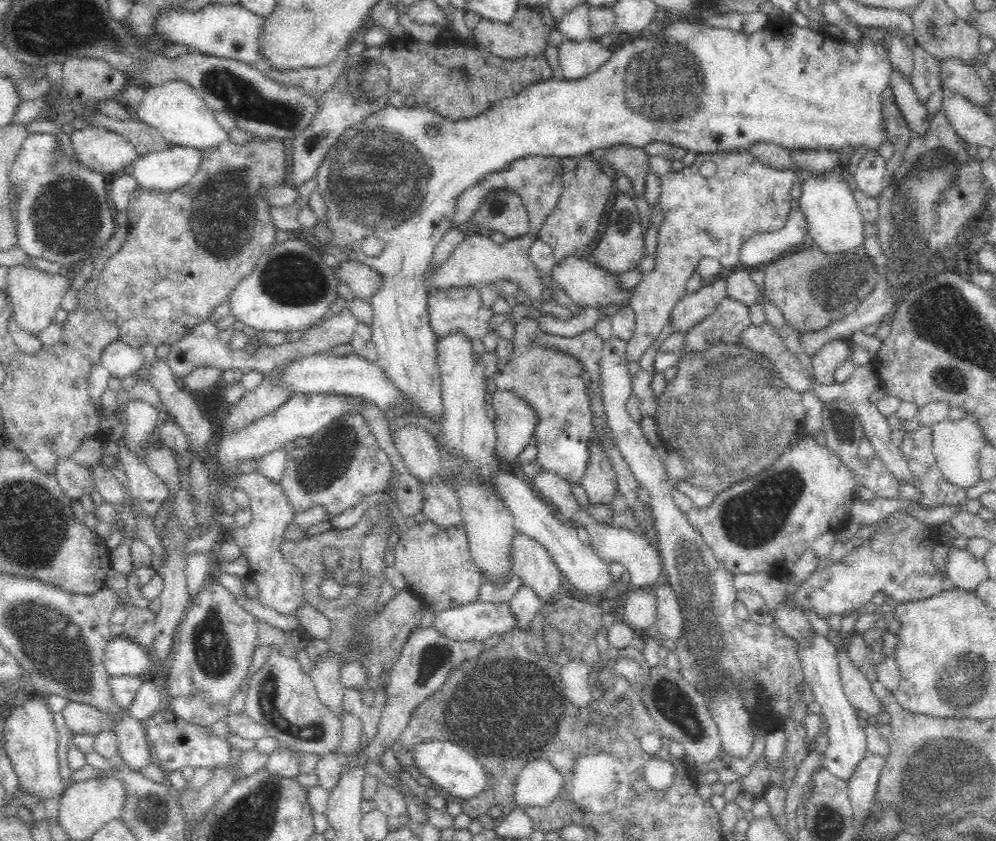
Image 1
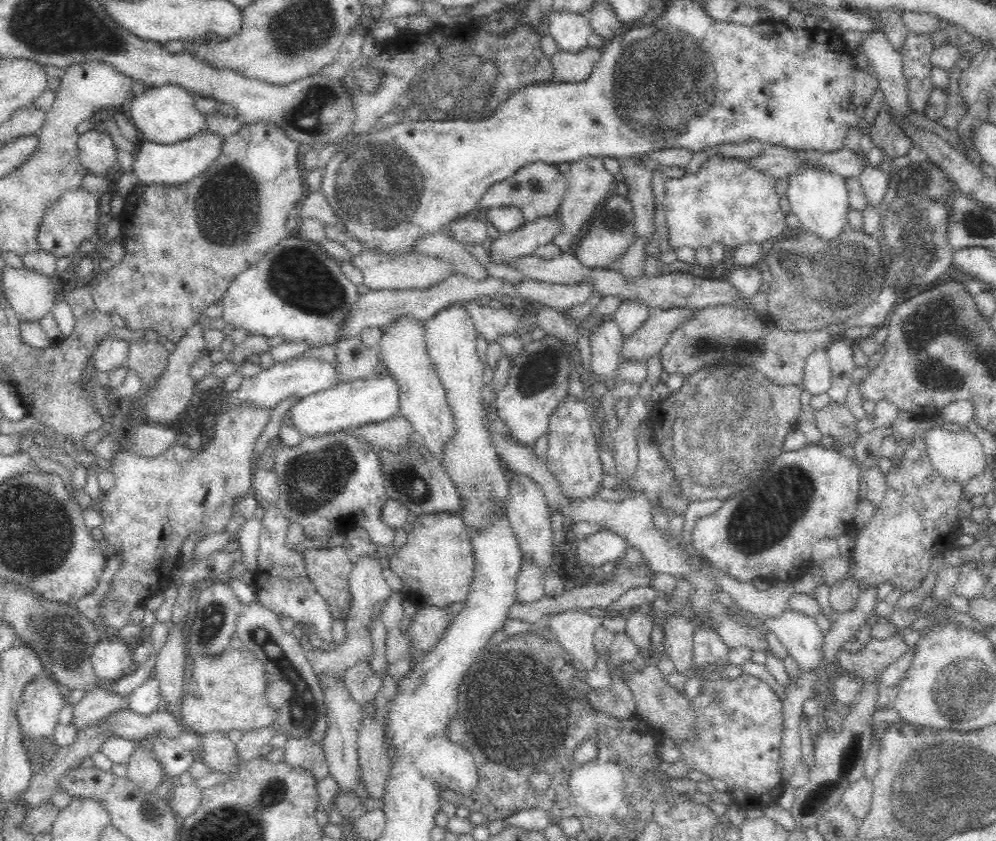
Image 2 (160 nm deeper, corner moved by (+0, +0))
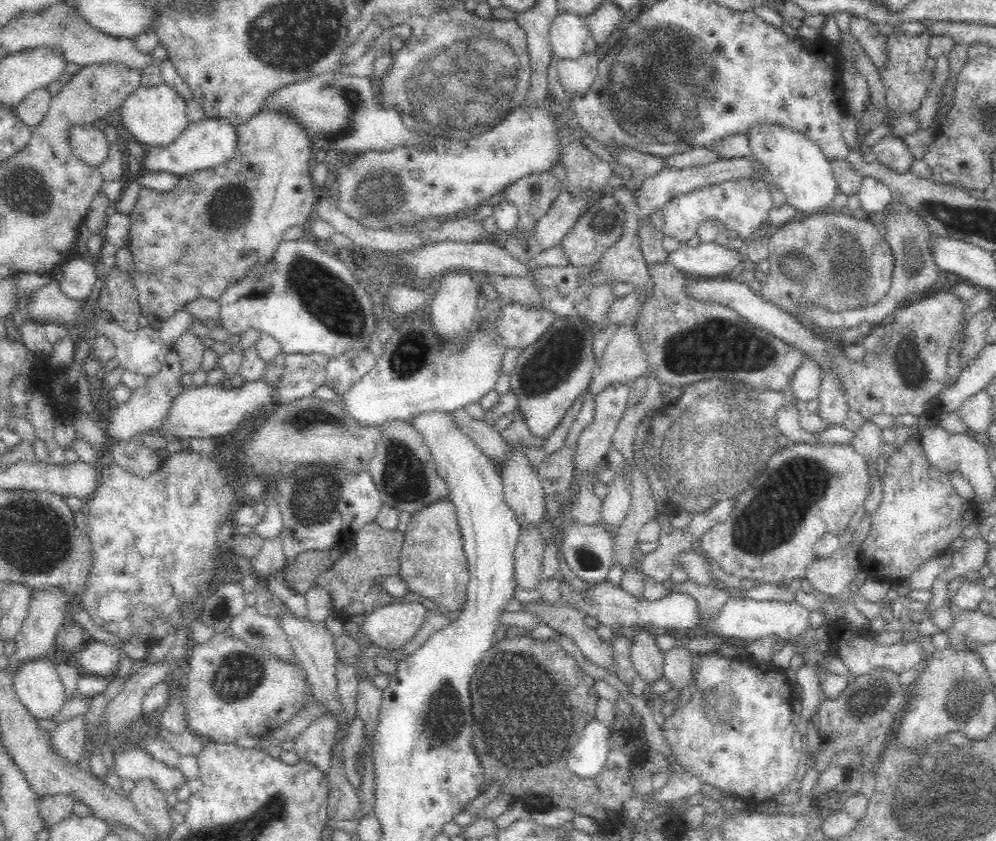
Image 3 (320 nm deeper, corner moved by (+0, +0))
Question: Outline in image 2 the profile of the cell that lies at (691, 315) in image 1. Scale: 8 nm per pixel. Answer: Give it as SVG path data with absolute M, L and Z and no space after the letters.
M698 307L657 309L651 312L646 322L634 331L632 336L624 338L620 350L620 362L623 358L642 359L647 364L648 359L664 348L668 338L676 328L680 328L688 318L696 316Z

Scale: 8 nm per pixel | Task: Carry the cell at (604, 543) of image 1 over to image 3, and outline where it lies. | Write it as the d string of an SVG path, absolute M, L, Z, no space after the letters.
M570 524L563 532L560 550L570 570L588 585L605 581L614 564L614 537L596 525Z

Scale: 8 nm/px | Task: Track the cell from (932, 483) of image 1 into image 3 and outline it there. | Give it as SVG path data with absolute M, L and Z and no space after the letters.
M918 437L908 441L887 459L887 466L882 477L883 495L880 507L871 516L871 528L861 544L858 554L860 570L868 572L872 578L903 578L916 572L928 561L949 550L950 544L960 538L964 528L978 519L974 502L962 498L954 489L952 479L943 472L938 472L926 459Z

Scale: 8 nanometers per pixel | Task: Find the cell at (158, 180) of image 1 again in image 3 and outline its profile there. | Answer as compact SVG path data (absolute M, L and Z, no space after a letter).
M205 118L198 123L188 124L182 136L168 146L144 146L145 155L140 163L143 175L150 172L168 172L174 176L187 177L218 166L232 158L236 148L235 127L222 118Z

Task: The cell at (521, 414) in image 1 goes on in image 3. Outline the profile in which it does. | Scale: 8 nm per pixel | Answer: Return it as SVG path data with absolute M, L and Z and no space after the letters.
M558 318L536 343L519 351L514 372L509 376L509 392L518 400L512 414L522 415L534 436L550 436L576 398L582 397L592 382L598 366L593 354L593 341L594 334L589 324L581 318Z

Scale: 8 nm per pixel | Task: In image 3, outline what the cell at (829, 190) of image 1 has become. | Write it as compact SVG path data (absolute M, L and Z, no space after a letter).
M770 124L770 126L754 126L748 135L752 155L762 159L785 196L785 204L795 208L798 218L823 215L833 212L834 200L838 185L831 161L826 158L822 149L803 134Z

